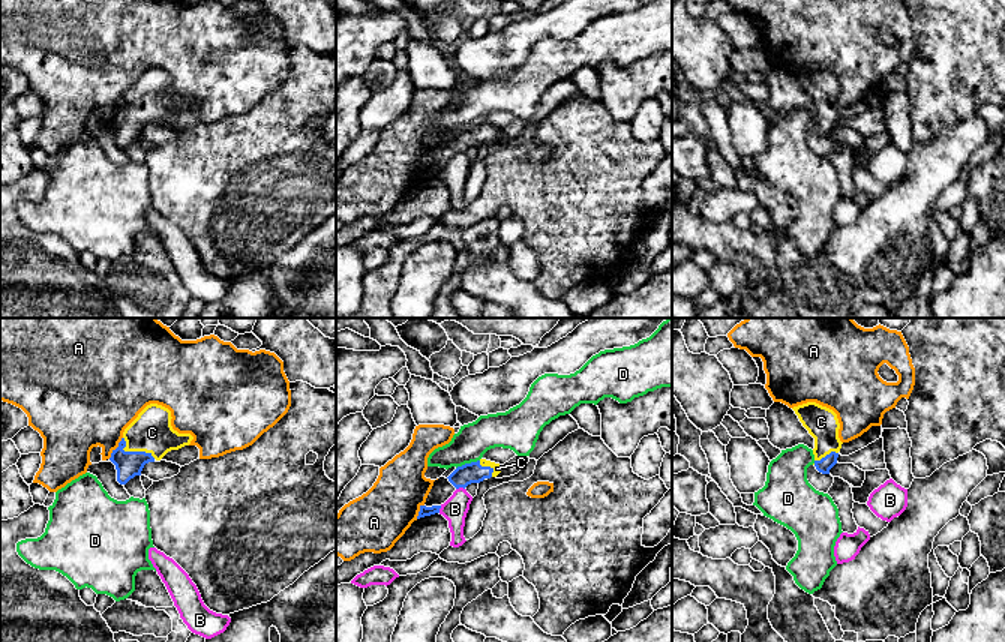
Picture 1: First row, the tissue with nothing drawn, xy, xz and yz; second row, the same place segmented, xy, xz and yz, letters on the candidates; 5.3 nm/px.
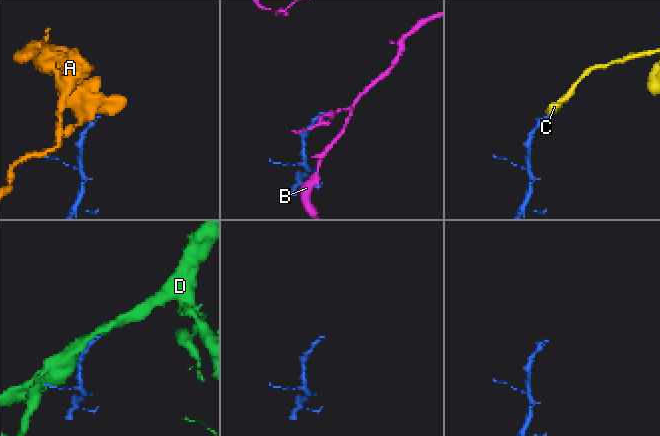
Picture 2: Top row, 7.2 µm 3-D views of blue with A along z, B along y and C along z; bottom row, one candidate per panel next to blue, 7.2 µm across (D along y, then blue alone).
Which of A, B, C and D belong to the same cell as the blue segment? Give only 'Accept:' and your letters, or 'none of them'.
Accept: C

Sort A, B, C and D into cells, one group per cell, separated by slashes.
A / B / C / D

